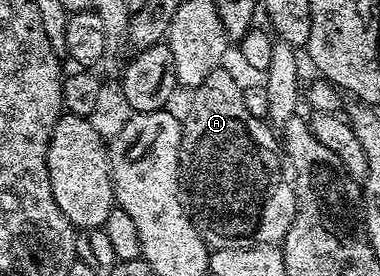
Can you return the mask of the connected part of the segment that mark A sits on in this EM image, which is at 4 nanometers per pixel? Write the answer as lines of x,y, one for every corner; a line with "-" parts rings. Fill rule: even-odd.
220,66
213,69
205,78
205,82
201,82
201,86
190,93
191,109
188,110
187,117
184,115
181,120
183,133
181,134
181,146
179,147
179,178
182,191
185,193
185,204
189,209
191,221
195,224
195,229
201,234
201,238
206,242
208,249
275,246
285,238
285,234
295,217
295,184
285,167
281,140
279,144
278,138
271,133
272,125
266,119
259,119
250,113
249,107
245,106
245,98
243,97
244,85
242,83
238,84
235,81
234,74
226,72
225,68

